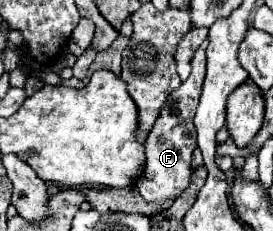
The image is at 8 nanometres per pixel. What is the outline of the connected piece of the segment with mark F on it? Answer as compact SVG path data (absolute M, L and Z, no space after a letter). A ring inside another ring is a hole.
M204 41L192 61L190 61L190 77L182 81L178 89L168 95L152 131L148 133L146 139L146 169L136 181L138 193L148 201L174 201L188 185L190 185L190 161L192 161L192 151L196 149L196 127L194 127L194 113L200 101L200 91L204 83L204 71L206 71L206 47L208 41Z

